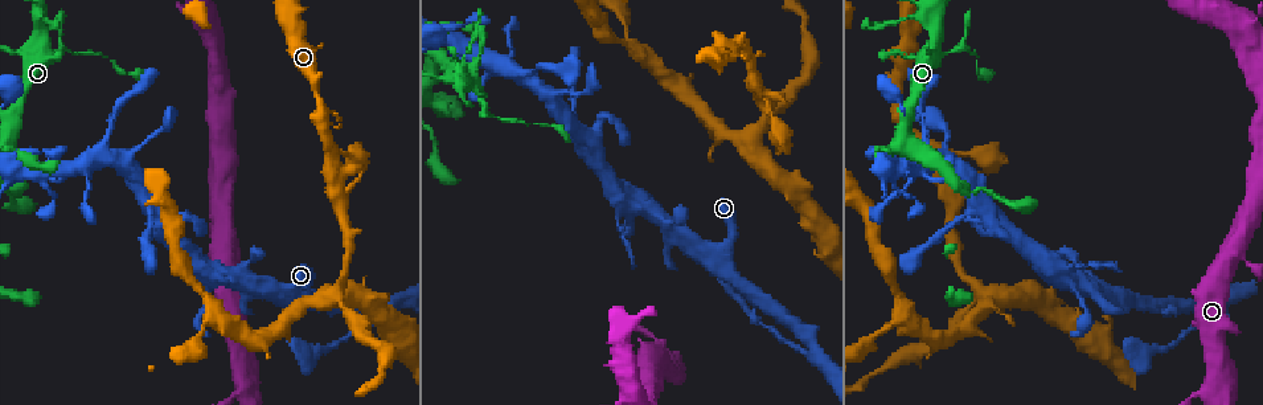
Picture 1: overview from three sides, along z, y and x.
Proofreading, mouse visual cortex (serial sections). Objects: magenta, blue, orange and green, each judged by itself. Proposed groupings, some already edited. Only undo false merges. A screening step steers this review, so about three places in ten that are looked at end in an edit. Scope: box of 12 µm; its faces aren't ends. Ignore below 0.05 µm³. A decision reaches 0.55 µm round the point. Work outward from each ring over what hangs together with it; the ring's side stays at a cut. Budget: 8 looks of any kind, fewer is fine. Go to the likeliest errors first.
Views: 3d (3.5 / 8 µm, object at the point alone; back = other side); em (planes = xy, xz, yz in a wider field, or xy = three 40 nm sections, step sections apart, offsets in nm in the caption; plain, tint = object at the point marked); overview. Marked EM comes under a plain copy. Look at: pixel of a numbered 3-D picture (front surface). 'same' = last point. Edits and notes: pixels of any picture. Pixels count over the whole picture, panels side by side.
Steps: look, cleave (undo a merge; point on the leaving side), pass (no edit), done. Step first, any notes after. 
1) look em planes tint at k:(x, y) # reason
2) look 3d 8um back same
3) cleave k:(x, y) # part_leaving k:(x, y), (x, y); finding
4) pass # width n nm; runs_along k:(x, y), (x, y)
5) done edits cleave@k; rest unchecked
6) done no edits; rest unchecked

look 3d 3.5um back at 1:(481, 97) # calibre changes

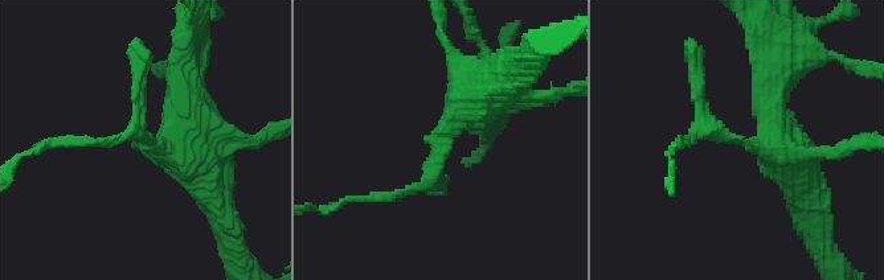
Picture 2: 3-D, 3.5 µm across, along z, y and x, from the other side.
look em planes tint at 2:(737, 141)

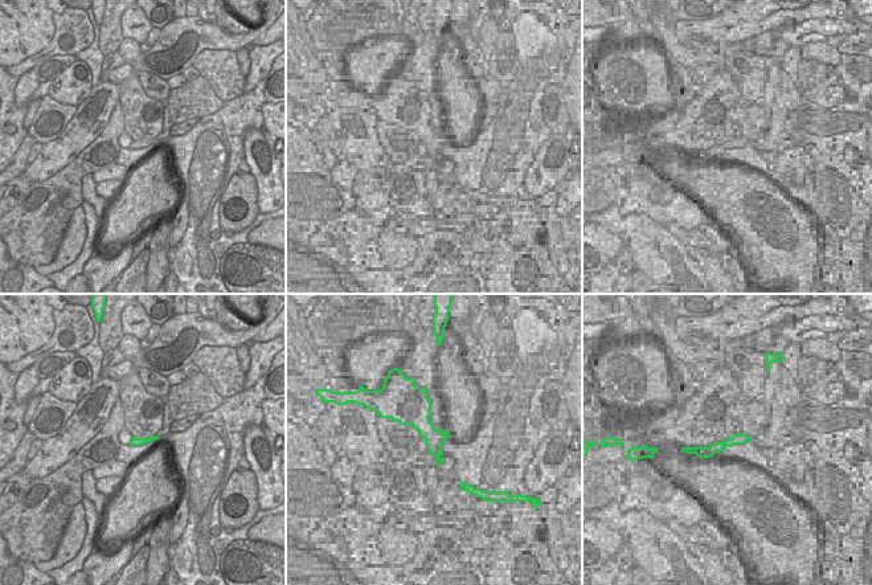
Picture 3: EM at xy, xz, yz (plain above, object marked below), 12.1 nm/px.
cleave 2:(716, 124) # part_leaving 2:(751, 144), (716, 128), (682, 140); two cells meet here

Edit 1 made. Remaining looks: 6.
look overview # redraw

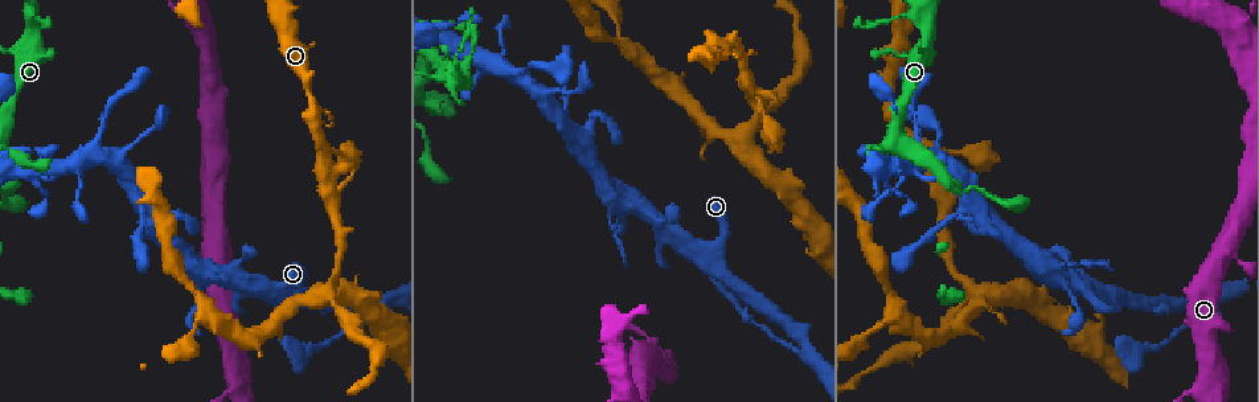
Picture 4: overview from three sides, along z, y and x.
look 3d 3.5um at 4:(325, 291) # four arms meet

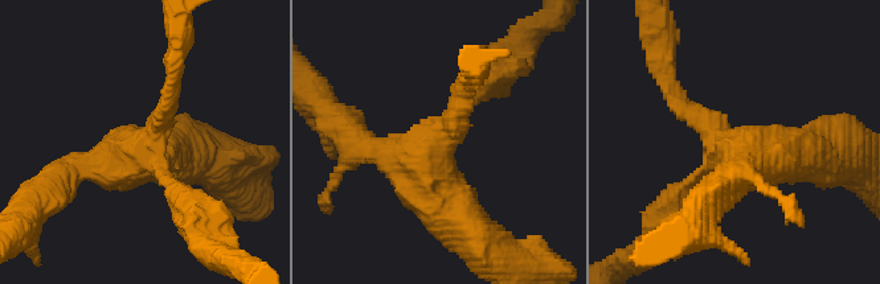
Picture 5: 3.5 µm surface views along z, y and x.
pass # runs_along 5:(695, 112), (749, 161), (823, 157); continuous, no second cell

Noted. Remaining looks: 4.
look 3d 3.5um back at 4:(1210, 379)

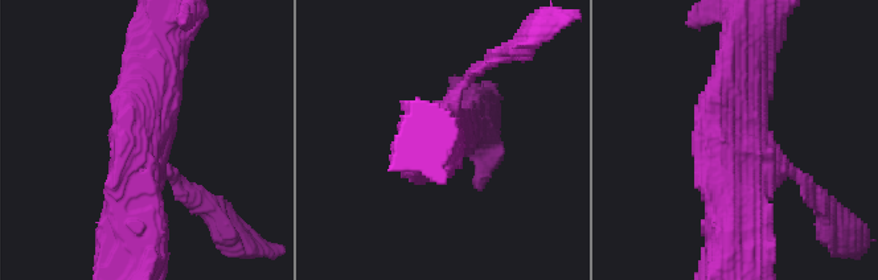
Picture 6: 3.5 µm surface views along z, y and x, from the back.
look em xy step 5 tint at 6:(153, 137) # shape alone is not enough

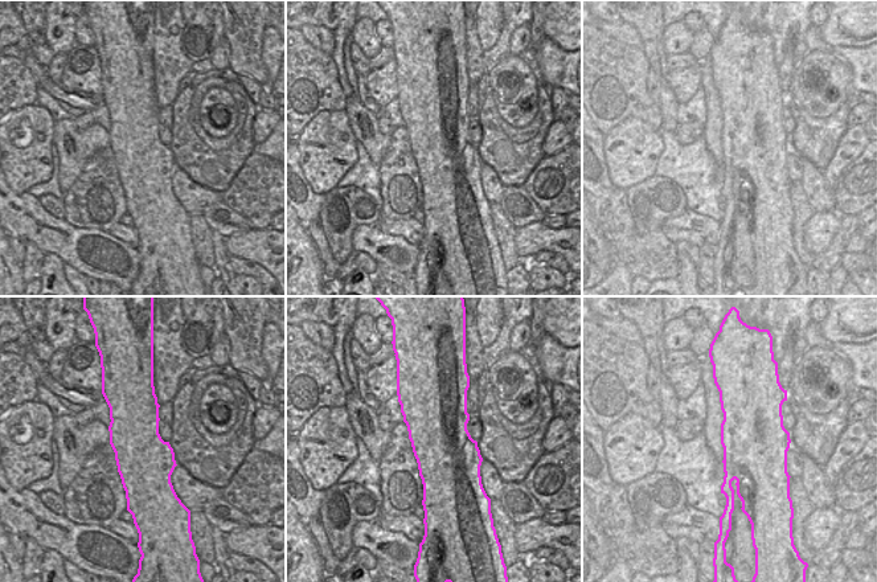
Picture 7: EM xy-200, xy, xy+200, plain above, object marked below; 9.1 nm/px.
pass # runs_along 6:(165, 45), (154, 147), (132, 211); continuous, no second cell

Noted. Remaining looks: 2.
done edits cleave@2; rest unchecked

